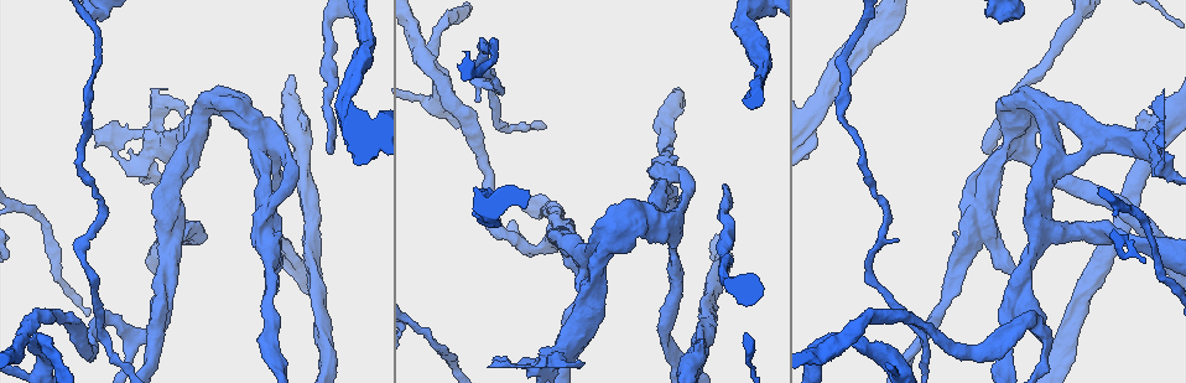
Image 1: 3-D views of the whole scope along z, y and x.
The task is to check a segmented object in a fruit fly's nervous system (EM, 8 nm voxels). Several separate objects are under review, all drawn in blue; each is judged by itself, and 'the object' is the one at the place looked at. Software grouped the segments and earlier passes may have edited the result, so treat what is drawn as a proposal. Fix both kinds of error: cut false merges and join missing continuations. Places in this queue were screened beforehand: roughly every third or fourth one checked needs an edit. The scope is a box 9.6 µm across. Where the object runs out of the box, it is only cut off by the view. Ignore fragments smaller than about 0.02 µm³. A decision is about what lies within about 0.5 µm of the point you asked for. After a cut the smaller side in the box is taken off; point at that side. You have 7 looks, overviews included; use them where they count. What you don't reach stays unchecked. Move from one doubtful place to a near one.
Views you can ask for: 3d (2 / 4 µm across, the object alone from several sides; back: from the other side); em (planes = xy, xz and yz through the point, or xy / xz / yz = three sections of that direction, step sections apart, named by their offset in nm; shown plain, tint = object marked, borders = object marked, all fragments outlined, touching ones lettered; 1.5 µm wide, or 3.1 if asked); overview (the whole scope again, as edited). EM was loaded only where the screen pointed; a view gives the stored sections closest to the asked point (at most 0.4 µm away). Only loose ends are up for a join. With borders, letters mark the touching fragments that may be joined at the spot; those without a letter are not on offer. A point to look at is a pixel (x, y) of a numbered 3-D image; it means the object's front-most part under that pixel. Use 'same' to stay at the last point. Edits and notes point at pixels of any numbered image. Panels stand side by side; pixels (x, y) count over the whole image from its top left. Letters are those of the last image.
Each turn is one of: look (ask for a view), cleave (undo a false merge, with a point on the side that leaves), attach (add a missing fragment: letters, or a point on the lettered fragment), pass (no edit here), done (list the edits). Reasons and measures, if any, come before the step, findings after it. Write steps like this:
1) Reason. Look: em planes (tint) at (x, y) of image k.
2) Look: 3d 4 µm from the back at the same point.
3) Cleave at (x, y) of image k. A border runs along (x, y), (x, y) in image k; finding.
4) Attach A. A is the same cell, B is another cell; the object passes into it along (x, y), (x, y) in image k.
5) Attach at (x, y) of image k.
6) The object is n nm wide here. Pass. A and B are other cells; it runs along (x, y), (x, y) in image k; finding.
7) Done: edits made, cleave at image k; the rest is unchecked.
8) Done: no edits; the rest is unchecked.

Calibre changes. Look: 3d 4 µm at (17, 368) of image 1.

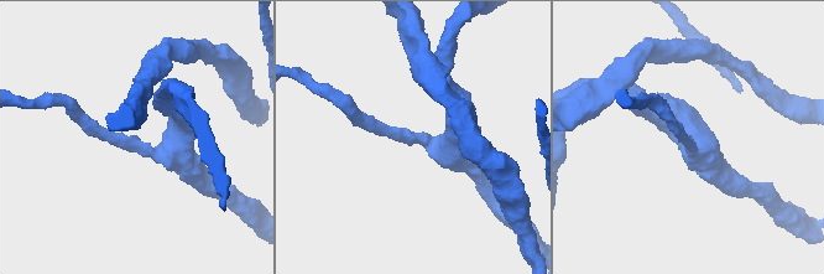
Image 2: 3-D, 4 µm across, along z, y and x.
Look: em planes (borders) at (690, 141) of image 2.

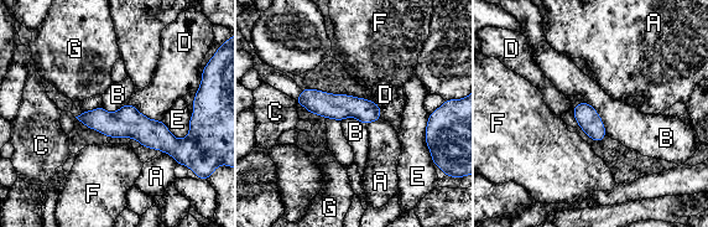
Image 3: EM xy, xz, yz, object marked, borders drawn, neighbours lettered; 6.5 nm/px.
The object is 150 nm wide here. Pass. A, B, C, D, E, F and G are other cells; a border runs along (584, 101), (599, 115), (607, 135) in image 3; all the same neuron.

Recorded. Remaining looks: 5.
An open end. Look: 3d 4 µm at (726, 189) of image 1.

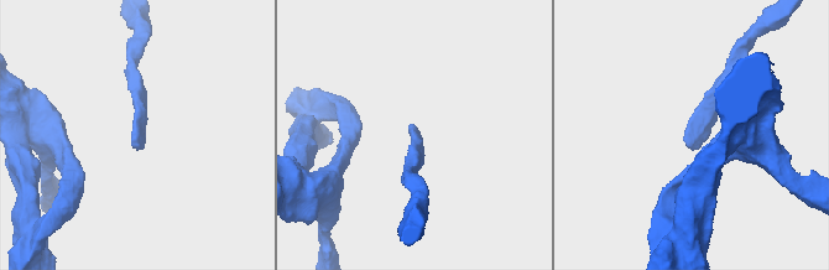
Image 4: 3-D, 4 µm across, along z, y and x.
Now the EM. Look: em yz step 8 (borders) at (137, 149) of image 4.

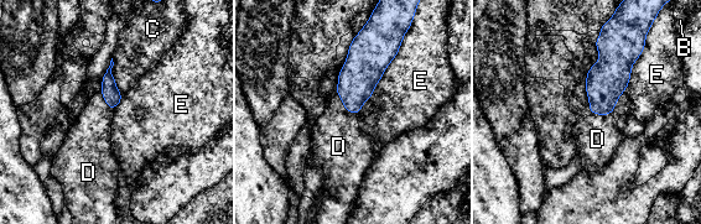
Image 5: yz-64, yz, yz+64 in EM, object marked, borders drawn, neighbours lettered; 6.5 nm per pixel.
The object is 120 nm wide here. Attach D. D is the same cell, B, C and E are other cells; the object passes into it along (361, 72), (343, 105), (337, 142) in image 5; it goes on there.

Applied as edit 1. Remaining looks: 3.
Branch stops here. Look: 3d 4 µm from the back at (277, 291) of image 1.

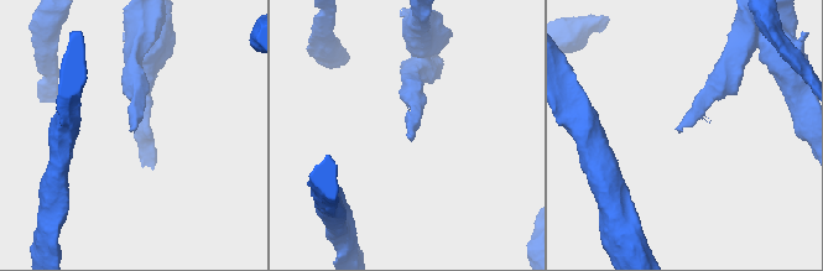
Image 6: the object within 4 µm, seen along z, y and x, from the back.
Now the EM. Look: em planes (plain) at (679, 131) of image 6.

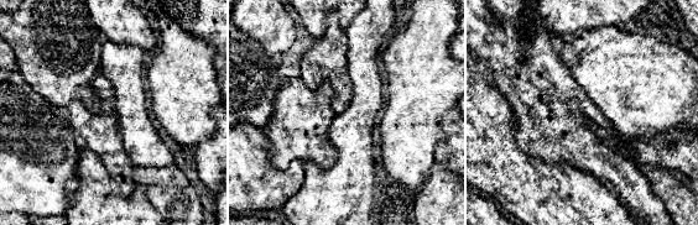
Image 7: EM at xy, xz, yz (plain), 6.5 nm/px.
What lies round it. Look: em planes (borders) at the same point.

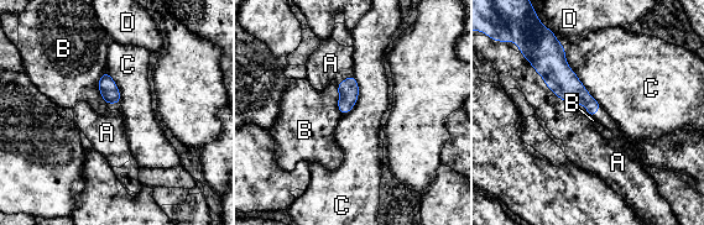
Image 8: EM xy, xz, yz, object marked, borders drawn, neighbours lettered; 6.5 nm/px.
The longest contact is with C, 480 nm. Attach A. A is the same cell, B, C and D are other cells; the object passes into it along (541, 47), (546, 84), (515, 72) in image 8; it goes on there.

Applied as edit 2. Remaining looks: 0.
Done: edits made, attach at image 5, attach at image 8; the rest is unchecked.

